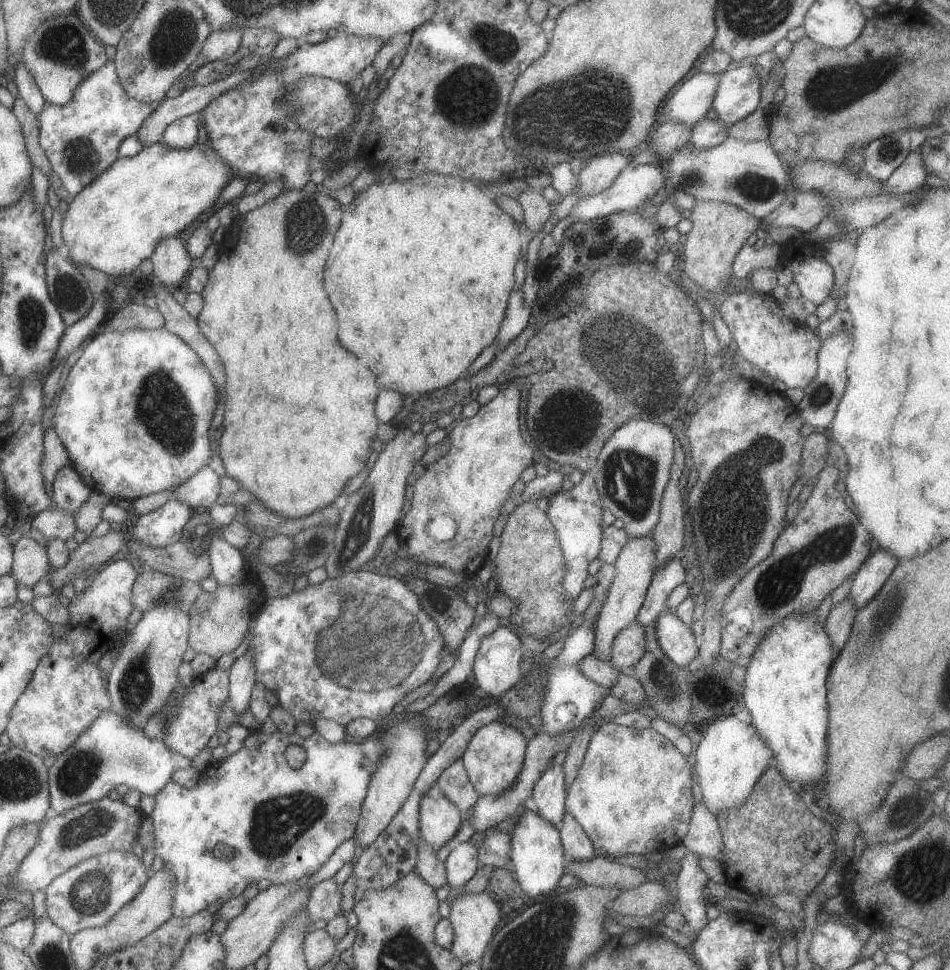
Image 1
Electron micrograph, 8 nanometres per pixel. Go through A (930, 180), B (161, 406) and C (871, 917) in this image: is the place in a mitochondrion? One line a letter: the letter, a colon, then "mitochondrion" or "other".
A: other
B: mitochondrion
C: other

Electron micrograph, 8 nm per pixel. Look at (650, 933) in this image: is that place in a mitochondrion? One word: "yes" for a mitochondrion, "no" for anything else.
no

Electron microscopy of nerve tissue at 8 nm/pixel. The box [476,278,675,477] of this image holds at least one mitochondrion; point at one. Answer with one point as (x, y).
(567, 429)

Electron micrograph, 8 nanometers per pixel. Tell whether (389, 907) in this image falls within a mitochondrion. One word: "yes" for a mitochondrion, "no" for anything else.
no

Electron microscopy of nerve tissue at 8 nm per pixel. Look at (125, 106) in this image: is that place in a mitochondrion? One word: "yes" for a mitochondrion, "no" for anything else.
no

